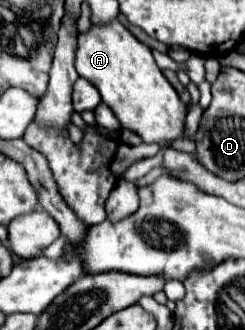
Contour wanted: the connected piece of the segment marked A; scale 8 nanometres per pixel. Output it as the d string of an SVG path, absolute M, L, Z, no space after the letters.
M119 20L109 26L93 26L87 34L79 34L75 68L81 78L89 80L99 90L121 128L139 134L145 144L155 142L167 150L177 138L185 138L187 104L181 102L175 88L157 68L149 46L139 42Z

